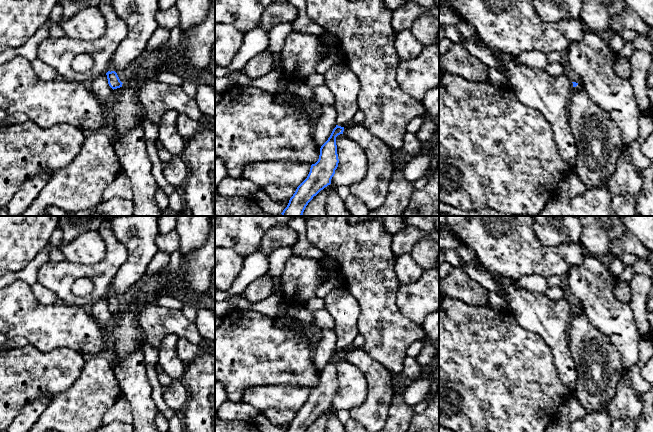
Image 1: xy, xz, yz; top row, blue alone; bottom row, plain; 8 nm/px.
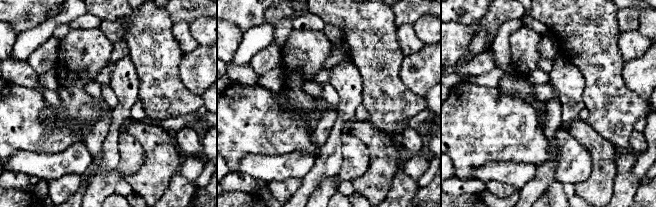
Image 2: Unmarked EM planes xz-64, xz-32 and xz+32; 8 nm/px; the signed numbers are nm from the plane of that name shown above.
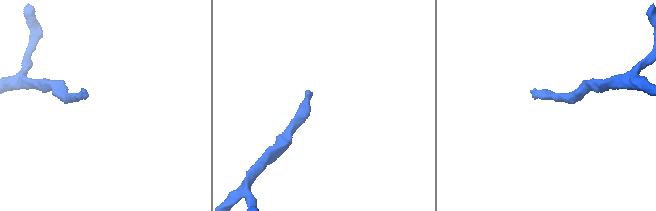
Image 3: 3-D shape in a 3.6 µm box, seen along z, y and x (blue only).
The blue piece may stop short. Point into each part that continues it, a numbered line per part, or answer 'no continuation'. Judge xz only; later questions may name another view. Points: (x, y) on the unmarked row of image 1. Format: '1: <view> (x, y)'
1: xz (340, 303)

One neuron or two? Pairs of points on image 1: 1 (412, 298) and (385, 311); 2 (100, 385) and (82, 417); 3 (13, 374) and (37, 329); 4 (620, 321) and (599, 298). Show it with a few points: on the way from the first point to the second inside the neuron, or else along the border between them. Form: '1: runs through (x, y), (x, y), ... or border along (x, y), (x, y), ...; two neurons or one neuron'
1: border along (399, 286), (397, 307), (414, 322); two neurons
2: runs through (94, 393), (85, 402), (82, 409); one neuron
3: border along (28, 344), (42, 351), (51, 350); two neurons
4: runs through (615, 315), (604, 304); one neuron

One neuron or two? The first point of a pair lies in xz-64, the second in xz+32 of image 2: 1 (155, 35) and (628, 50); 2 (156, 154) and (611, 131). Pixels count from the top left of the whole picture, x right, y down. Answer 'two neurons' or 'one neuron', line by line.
1: two neurons
2: two neurons

